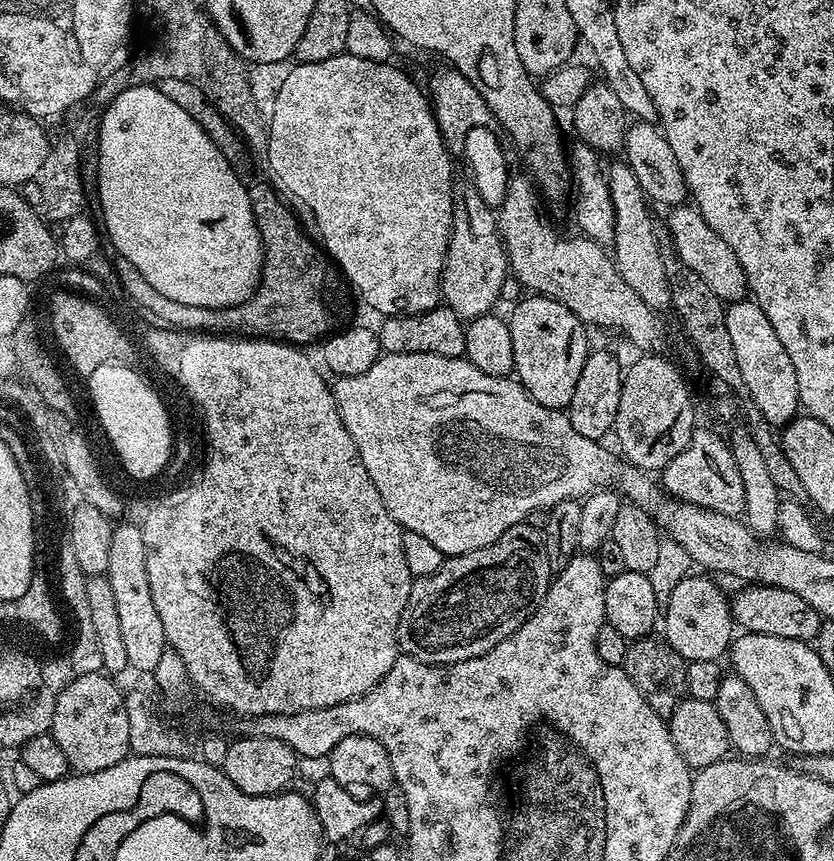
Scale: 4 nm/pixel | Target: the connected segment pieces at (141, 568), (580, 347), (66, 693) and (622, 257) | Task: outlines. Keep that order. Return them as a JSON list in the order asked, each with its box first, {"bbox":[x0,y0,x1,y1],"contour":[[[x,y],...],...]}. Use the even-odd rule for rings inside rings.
[{"bbox":[106,523,169,674],"contour":[[[117,523],[113,527],[110,538],[110,566],[106,575],[114,590],[128,667],[133,673],[136,671],[150,674],[169,647],[166,630],[162,630],[162,618],[158,618],[158,610],[154,610],[154,598],[150,598],[150,578],[146,578],[146,546],[142,542],[142,527],[139,523]]]},{"bbox":[507,294,590,410],"contour":[[[539,294],[525,295],[525,300],[520,300],[516,304],[516,309],[513,310],[512,316],[507,317],[508,325],[510,326],[510,338],[514,338],[514,376],[519,380],[525,390],[534,397],[538,402],[542,402],[542,406],[547,408],[558,408],[561,410],[567,409],[570,398],[574,398],[574,386],[578,386],[578,374],[582,374],[582,366],[586,362],[590,345],[588,345],[588,332],[589,329],[582,323],[571,310],[567,308],[562,302],[558,302],[549,296],[541,296]]]},{"bbox":[50,672,130,774],"contour":[[[95,672],[77,676],[64,689],[56,692],[50,733],[58,742],[59,749],[66,754],[66,762],[73,773],[94,774],[98,770],[110,770],[110,766],[118,766],[118,762],[122,762],[130,755],[130,725],[124,705],[125,693],[112,680],[115,679],[111,675]]]},{"bbox":[606,159,671,313],"contour":[[[623,159],[614,161],[612,165],[609,163],[606,175],[610,186],[610,200],[614,202],[616,214],[614,242],[611,247],[614,249],[618,274],[622,274],[622,282],[626,282],[626,286],[630,286],[630,290],[634,290],[634,294],[638,294],[638,298],[646,302],[646,306],[663,313],[671,302],[670,285],[666,278],[662,254],[659,253],[656,237],[658,226],[652,222],[653,209],[650,207],[650,201],[644,195],[638,178],[634,178],[634,170]]]}]

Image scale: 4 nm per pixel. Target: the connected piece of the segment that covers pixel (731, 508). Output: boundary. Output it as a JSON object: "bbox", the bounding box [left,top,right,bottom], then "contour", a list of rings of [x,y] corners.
{"bbox":[662,426,744,517],"contour":[[[704,426],[697,427],[692,433],[690,442],[682,454],[662,469],[662,487],[677,500],[685,500],[699,508],[705,508],[718,514],[739,517],[744,510],[744,487],[742,474],[734,462],[734,454],[729,441]]]}

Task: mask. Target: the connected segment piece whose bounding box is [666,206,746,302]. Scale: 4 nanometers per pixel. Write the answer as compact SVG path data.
M677 206L667 215L666 229L678 258L694 270L723 302L745 299L746 281L742 262L738 262L734 250L730 250L730 246L726 246L722 238L718 238L716 231L704 221L699 210L692 206Z

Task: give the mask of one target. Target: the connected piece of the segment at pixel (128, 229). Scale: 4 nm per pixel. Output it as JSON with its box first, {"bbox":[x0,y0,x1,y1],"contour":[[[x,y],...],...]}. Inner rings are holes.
{"bbox":[97,84,264,308],"contour":[[[135,84],[133,88],[121,87],[120,93],[109,102],[108,108],[103,109],[99,122],[99,149],[100,161],[98,162],[97,192],[98,207],[108,212],[108,228],[112,228],[112,240],[120,244],[120,252],[124,252],[124,260],[158,290],[158,294],[166,294],[166,298],[174,302],[183,302],[185,306],[206,306],[207,308],[233,308],[242,302],[246,302],[255,292],[260,282],[260,268],[264,264],[264,247],[258,234],[258,226],[254,222],[254,214],[250,210],[250,198],[248,197],[248,184],[240,181],[241,173],[232,167],[210,142],[210,134],[194,122],[194,118],[186,114],[179,104],[166,98],[159,92],[156,86],[151,84]]]}

